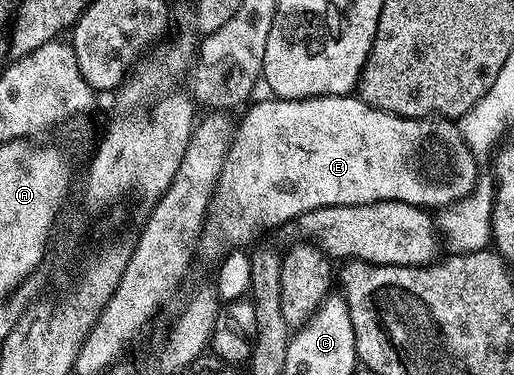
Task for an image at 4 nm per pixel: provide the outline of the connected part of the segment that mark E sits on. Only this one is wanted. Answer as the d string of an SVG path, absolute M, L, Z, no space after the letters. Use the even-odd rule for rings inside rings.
M355 94L351 95L319 95L317 99L278 99L267 97L261 103L253 102L247 108L248 112L240 119L240 124L235 124L230 135L226 161L222 161L222 173L218 173L216 188L208 202L208 213L204 217L202 226L202 245L212 255L223 256L233 249L244 249L247 243L252 243L260 235L260 230L268 231L271 227L280 227L283 223L291 224L302 213L310 209L322 209L330 205L366 205L378 201L402 201L415 207L425 209L443 209L449 203L469 195L478 182L476 176L477 156L473 155L468 147L468 142L460 135L459 126L452 121L441 121L439 118L407 119L389 111L379 111Z

